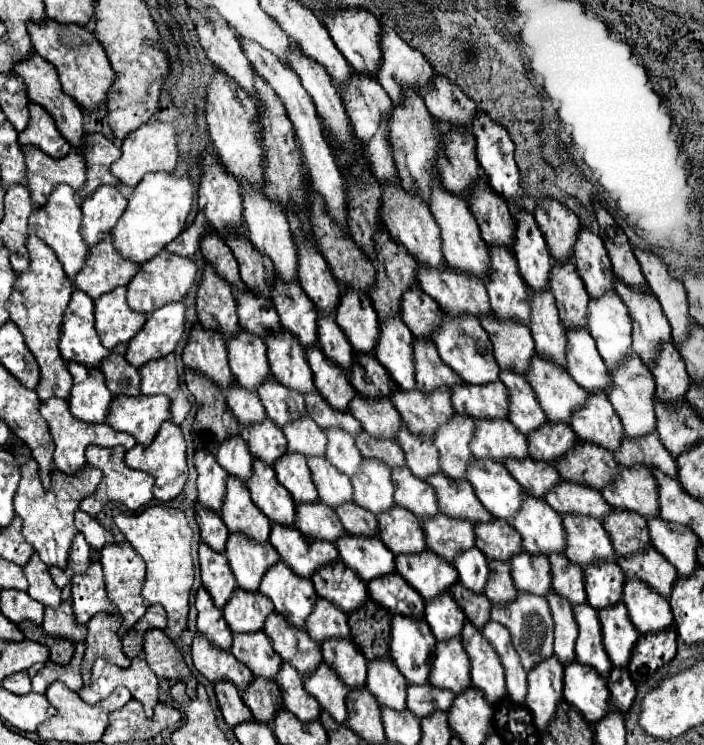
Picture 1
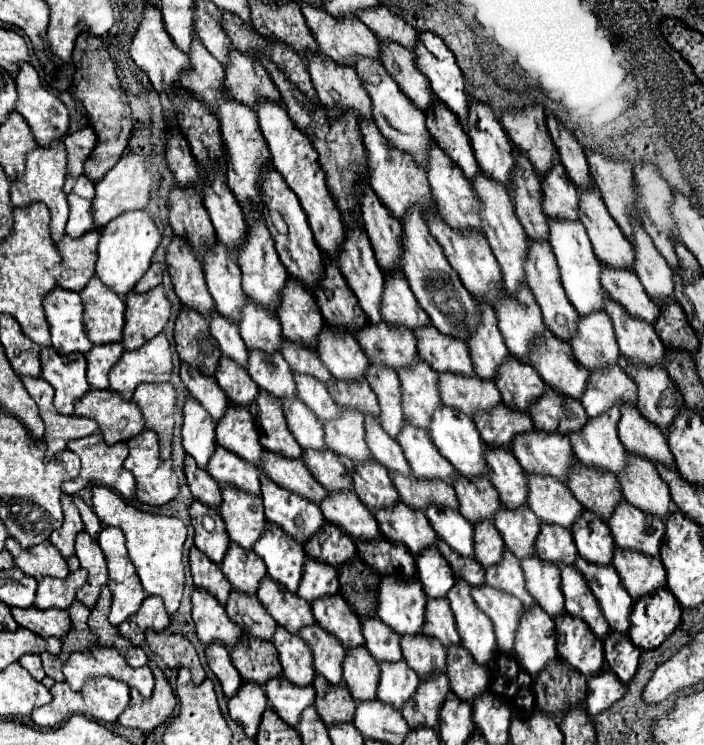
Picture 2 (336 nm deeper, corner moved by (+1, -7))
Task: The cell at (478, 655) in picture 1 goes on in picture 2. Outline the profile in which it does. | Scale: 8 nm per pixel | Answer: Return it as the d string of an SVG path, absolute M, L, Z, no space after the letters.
M456 580L446 598L450 600L462 646L472 652L478 664L488 664L496 650L494 628L490 618L476 608L470 596L470 584L466 580Z

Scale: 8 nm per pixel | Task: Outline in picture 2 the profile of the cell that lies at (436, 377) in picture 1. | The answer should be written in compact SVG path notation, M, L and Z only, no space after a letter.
M398 270L388 276L384 276L384 294L380 302L382 318L388 324L396 326L408 326L410 330L426 326L428 314L420 308L418 300L414 298L406 276Z

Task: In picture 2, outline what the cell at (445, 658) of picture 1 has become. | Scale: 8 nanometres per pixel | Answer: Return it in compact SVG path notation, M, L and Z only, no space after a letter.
M448 598L426 602L426 620L424 620L424 626L422 626L422 634L438 638L446 648L450 644L460 642Z

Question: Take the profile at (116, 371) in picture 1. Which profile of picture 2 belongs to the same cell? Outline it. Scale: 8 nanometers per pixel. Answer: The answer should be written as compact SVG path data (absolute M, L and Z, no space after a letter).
M98 344L86 354L88 360L88 384L92 388L108 388L108 372L120 360L124 348L122 344Z

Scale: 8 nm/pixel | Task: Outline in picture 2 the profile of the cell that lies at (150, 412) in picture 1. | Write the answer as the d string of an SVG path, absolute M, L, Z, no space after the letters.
M88 390L76 400L76 416L86 416L98 422L100 432L108 444L128 440L144 430L142 414L134 402L124 402L110 390Z

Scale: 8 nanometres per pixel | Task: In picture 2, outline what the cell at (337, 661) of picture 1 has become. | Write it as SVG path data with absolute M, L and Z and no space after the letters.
M338 594L314 600L312 612L316 622L322 624L330 634L334 634L346 648L364 644L360 618L352 612L352 608L348 608L348 602Z

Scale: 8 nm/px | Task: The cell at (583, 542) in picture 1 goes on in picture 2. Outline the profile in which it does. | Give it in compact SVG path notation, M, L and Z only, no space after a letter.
M540 474L528 476L528 506L542 522L560 524L572 528L576 518L582 512L582 504L572 496L568 486L562 480Z

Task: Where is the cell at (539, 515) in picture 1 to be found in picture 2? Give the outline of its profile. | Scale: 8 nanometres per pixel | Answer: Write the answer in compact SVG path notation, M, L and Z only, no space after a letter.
M488 448L484 452L488 464L488 476L500 494L500 500L508 508L520 508L526 504L528 478L520 468L516 456L504 448Z

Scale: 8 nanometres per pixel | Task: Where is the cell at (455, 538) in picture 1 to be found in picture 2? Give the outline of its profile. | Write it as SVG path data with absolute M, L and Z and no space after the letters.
M390 472L390 478L400 494L400 500L416 510L426 510L432 502L448 508L458 508L456 492L444 480L418 480L398 472Z

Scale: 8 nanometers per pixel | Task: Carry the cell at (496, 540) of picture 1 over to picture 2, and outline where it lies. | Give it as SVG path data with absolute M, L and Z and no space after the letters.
M456 474L452 486L458 494L458 510L466 520L472 524L480 520L494 520L494 514L500 510L500 498L488 476L476 476L474 480L468 480Z

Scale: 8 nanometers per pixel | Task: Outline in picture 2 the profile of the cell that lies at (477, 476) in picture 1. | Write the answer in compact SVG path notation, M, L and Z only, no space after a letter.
M440 404L432 416L430 428L428 428L432 442L440 450L440 454L466 478L474 478L478 474L486 474L486 462L484 462L484 440L480 440L480 434L476 432L476 424L470 416L464 416L460 412L452 412L446 404Z

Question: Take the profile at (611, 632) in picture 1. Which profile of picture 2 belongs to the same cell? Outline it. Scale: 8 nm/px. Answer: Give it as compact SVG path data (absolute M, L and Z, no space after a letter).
M578 556L576 568L588 580L590 590L594 592L596 600L600 602L600 608L602 608L610 628L616 628L618 632L628 632L634 600L628 596L628 592L624 592L624 588L620 584L620 576L616 576L616 570L612 568L612 564L596 566Z

